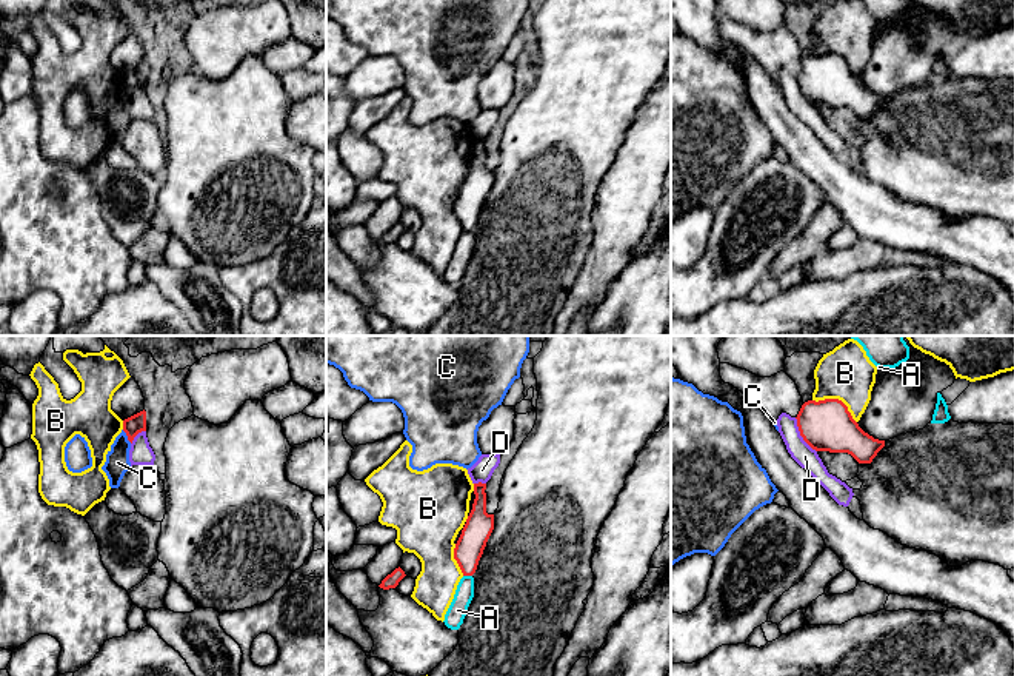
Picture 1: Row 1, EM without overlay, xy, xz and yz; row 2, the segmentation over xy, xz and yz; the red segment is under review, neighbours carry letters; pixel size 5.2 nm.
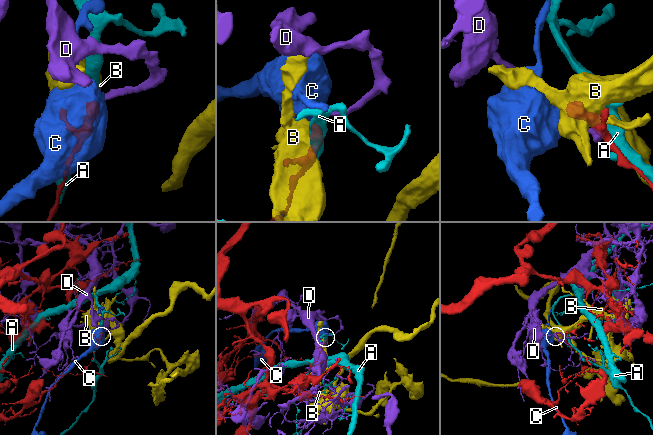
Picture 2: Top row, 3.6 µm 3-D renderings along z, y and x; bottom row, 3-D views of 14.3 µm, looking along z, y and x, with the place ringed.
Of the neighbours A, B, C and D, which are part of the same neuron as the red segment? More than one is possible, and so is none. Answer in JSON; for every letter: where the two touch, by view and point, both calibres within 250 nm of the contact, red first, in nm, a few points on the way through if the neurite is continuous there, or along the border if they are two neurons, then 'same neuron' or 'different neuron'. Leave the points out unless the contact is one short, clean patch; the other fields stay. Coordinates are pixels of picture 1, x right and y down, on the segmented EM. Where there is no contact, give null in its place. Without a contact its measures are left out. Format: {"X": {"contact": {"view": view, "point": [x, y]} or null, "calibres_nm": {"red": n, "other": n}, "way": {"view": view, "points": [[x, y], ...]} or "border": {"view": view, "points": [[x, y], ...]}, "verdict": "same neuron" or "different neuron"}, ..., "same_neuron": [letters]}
{"A": {"contact": {"view": "xz", "point": [468, 575]}, "calibres_nm": {"red": 150, "other": 100}, "verdict": "different neuron"}, "B": {"contact": {"view": "yz", "point": [837, 399]}, "calibres_nm": {"red": 280, "other": 280}, "verdict": "different neuron"}, "C": {"contact": {"view": "xy", "point": [126, 435]}, "calibres_nm": {"red": 100, "other": 130}, "border": {"view": "xy", "points": [[122, 430], [131, 442]]}, "verdict": "different neuron"}, "D": {"contact": {"view": "yz", "point": [800, 435]}, "calibres_nm": {"red": 280, "other": 110}, "verdict": "different neuron"}, "same_neuron": []}

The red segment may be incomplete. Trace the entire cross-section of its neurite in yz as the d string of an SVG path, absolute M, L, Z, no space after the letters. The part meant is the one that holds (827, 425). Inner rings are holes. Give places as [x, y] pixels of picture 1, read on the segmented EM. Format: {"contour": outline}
{"contour": "M839 399L808 400L797 414L803 440L816 451L848 453L859 463L871 463L885 440L865 433Z"}

